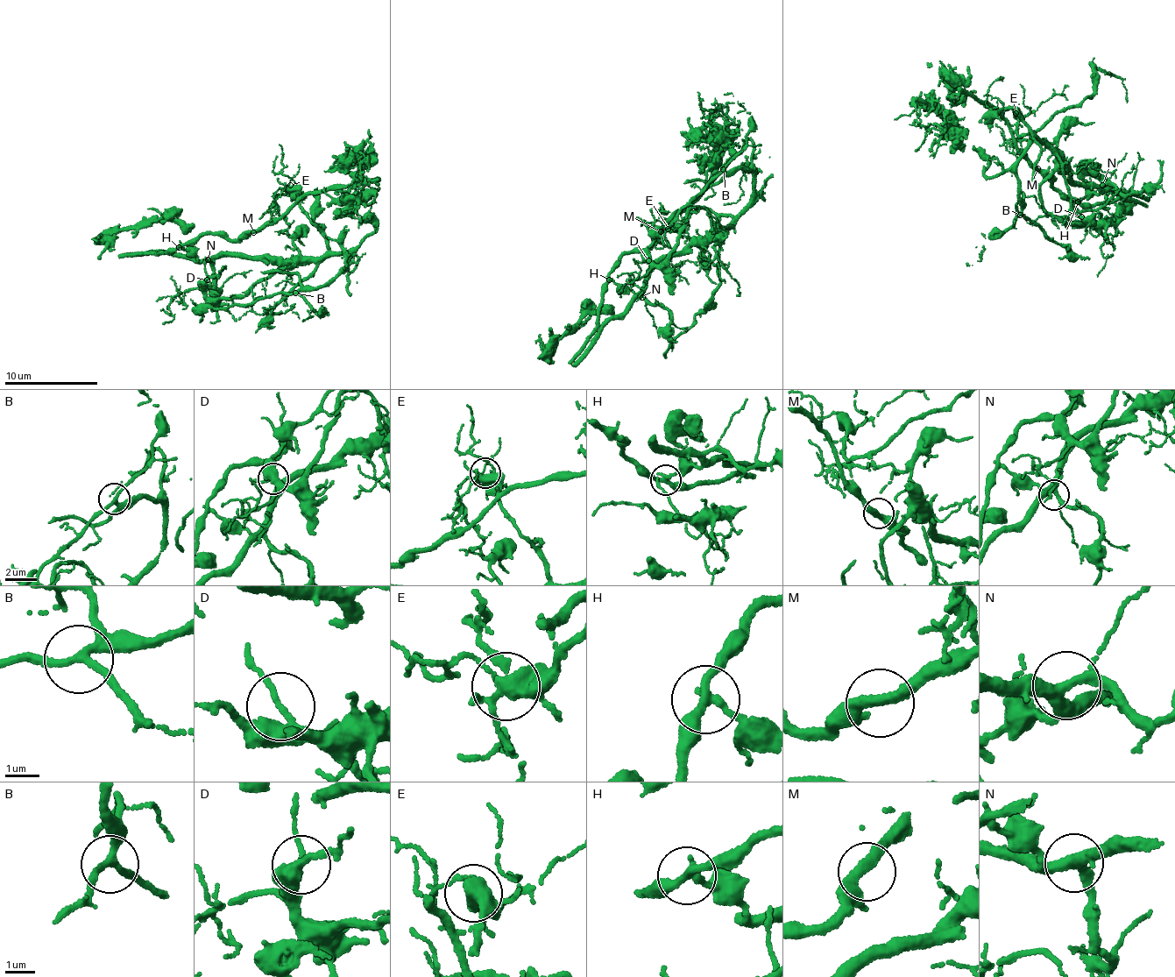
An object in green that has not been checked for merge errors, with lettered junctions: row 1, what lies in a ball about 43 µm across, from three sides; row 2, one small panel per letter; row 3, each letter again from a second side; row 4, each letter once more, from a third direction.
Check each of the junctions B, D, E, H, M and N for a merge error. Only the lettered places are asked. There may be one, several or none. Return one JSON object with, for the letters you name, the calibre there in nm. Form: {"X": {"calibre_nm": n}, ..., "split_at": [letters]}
{"H": {"calibre_nm": 260}, "split_at": ["H"]}

